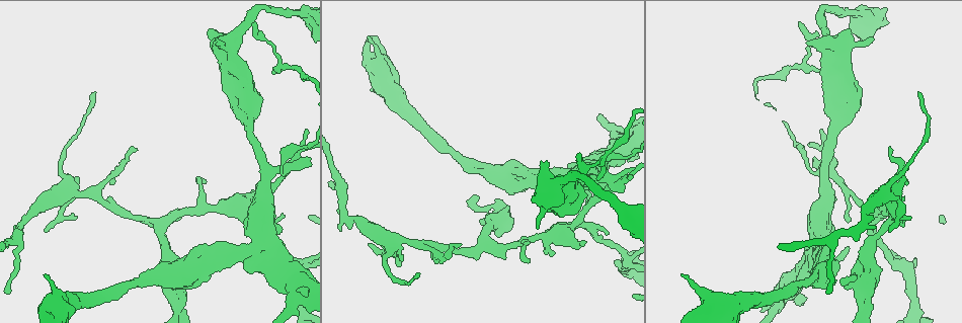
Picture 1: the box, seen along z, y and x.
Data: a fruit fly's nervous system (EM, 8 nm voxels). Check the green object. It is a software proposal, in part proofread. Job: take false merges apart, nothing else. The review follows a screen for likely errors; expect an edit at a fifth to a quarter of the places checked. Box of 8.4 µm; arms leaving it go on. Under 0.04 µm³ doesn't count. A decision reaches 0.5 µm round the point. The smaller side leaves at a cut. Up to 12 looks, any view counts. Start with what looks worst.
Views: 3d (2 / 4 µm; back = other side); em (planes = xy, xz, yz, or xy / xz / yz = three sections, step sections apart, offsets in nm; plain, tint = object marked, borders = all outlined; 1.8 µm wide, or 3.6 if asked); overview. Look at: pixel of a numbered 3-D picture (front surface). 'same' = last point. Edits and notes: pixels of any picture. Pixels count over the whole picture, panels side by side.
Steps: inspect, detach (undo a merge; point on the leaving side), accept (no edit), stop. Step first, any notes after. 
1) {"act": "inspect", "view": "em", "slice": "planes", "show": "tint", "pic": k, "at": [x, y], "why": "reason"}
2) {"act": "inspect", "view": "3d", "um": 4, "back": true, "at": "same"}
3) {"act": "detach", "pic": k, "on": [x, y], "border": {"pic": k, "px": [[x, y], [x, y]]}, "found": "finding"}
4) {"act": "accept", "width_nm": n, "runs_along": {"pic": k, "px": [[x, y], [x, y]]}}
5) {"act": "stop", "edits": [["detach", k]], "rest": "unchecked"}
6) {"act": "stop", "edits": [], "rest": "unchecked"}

{"act": "inspect", "view": "em", "slice": "yz", "step": 16, "show": "tint", "pic": 1, "at": [605, 177], "why": "looks like a crossing"}

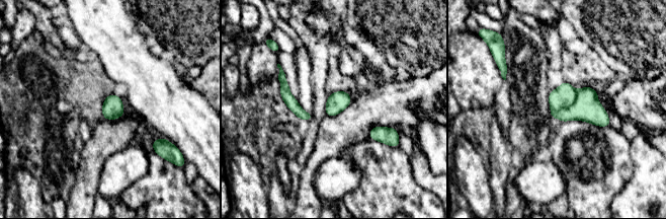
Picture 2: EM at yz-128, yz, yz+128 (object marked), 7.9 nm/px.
{"act": "inspect", "view": "em", "slice": "planes", "show": "tint", "at": "same"}

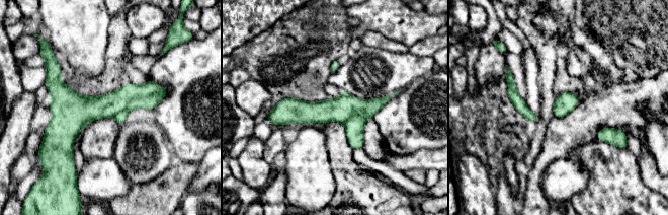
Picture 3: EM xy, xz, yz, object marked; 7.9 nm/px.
{"act": "detach", "pic": 3, "on": [354, 127], "width_nm": 160, "border": {"pic": 3, "px": [[365, 119], [352, 116], [343, 123]]}, "found": "a second neuron is stuck on"}

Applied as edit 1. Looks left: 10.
{"act": "inspect", "view": "3d", "um": 2, "pic": 1, "at": [288, 274], "why": "three arms meet"}

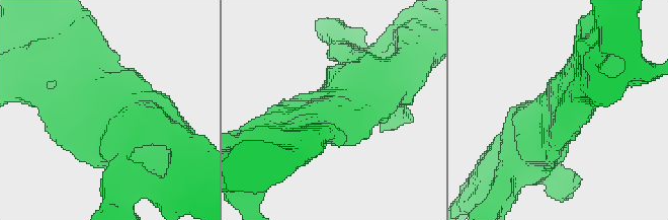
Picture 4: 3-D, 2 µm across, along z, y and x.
{"act": "inspect", "view": "em", "slice": "planes", "show": "plain", "pic": 4, "at": [560, 104]}

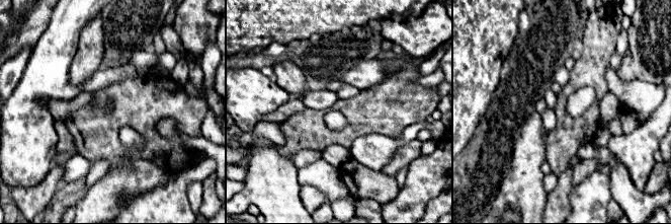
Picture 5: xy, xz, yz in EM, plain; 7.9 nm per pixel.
{"act": "inspect", "view": "em", "slice": "planes", "show": "tint", "at": "same", "why": "where the object lies"}

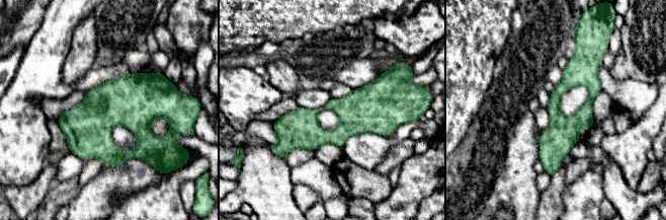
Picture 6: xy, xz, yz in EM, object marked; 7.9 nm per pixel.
{"act": "accept", "width_nm": 220, "found": "all the same neuron"}

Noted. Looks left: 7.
{"act": "inspect", "view": "3d", "um": 4, "pic": 1, "at": [202, 267], "why": "a fork"}

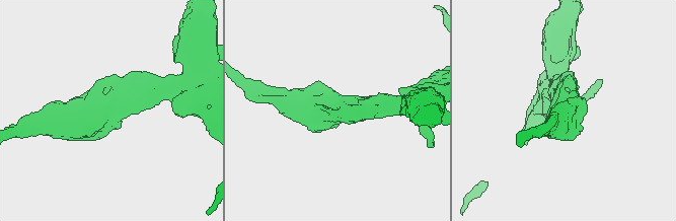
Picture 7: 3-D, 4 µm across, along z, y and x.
{"act": "inspect", "view": "em", "slice": "planes", "show": "tint", "pic": 7, "at": [112, 110], "why": "now the EM"}

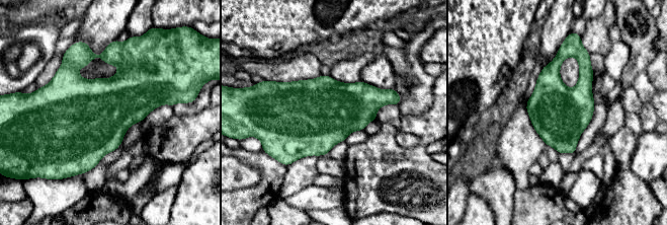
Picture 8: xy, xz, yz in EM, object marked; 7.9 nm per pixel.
{"act": "accept", "found": "one neuron here"}

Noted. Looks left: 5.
{"act": "inspect", "view": "em", "um": 3.6, "slice": "planes", "show": "borders", "pic": 1, "at": [841, 115], "why": "side arm on a straight run"}

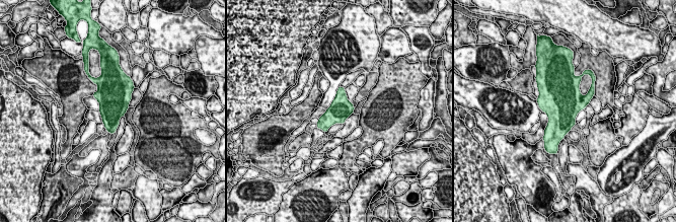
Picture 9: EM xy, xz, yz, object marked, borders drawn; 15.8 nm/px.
{"act": "accept", "found": "continuous, no second neuron"}

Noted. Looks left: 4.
{"act": "stop", "edits": [["detach", 3]], "rest": "unchecked"}

